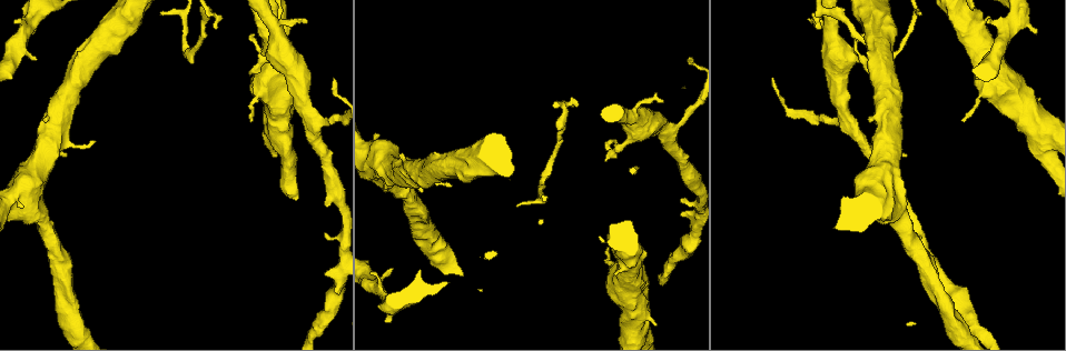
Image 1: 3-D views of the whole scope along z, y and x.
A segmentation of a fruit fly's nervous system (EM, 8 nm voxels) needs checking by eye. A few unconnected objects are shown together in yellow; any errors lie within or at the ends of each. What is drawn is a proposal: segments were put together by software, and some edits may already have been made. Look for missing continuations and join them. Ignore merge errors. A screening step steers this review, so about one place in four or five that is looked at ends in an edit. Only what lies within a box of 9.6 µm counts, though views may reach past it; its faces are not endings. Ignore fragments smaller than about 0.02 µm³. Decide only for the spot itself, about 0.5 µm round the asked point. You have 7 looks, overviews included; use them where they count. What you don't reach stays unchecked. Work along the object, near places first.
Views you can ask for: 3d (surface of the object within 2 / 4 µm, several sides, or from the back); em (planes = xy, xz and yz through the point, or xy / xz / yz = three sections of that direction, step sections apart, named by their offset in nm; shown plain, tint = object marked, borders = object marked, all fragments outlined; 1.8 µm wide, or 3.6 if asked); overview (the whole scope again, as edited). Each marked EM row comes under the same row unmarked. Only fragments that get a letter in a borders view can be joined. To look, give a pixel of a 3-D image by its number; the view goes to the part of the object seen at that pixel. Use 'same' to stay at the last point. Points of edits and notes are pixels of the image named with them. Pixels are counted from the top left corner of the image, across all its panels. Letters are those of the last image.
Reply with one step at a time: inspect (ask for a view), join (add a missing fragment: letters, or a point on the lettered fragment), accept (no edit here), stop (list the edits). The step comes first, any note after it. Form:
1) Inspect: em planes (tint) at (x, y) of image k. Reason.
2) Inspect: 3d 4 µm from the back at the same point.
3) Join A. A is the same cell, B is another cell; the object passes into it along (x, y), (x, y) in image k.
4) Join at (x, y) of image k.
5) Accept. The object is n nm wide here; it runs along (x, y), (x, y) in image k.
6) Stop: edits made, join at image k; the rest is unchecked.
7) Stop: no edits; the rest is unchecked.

Inspect: 3d 4 µm at (605, 161) of image 1. Free end.

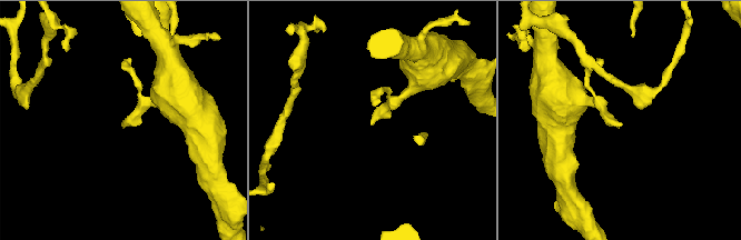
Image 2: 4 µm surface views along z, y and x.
Inspect: em planes (borders) at (122, 125) of image 2. Shape alone is not enough.

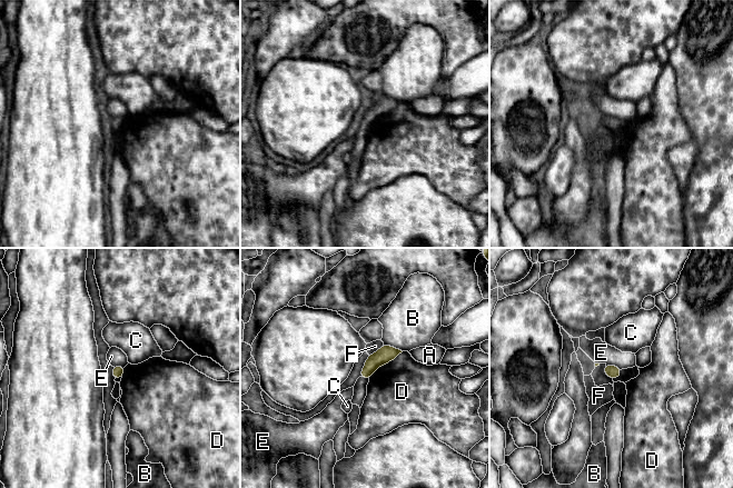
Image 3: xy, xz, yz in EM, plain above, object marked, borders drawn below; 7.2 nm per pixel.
Accept. A, B, C, D, E and F are other cells; a border runs along (403, 351), (380, 365), (369, 378) in image 3; no lettered fragment goes on from it.

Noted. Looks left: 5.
Inspect: 3d 4 µm at (905, 155) of image 1. Thick end.

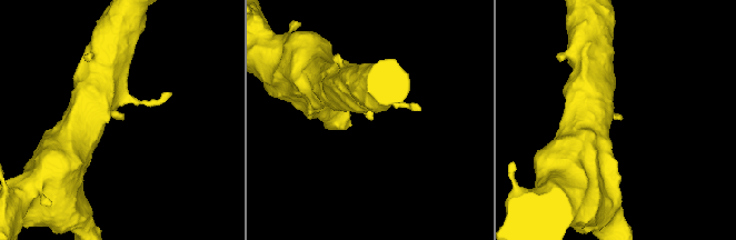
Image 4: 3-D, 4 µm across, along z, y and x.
Inspect: em 3.6 µm planes (borders) at (622, 118) of image 4. Shape alone is not enough.

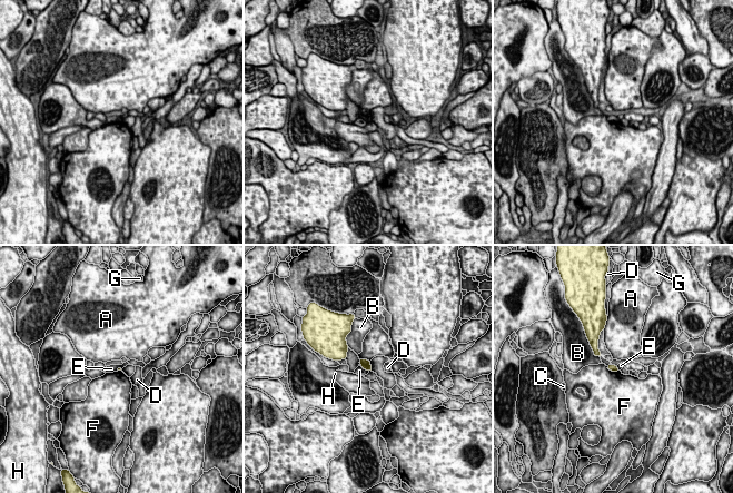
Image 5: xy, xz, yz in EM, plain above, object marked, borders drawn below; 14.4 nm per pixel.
Accept. A, B, C, D, E, F, G and H are other cells; a border runs along (362, 365), (368, 372) in image 5; no lettered fragment goes on from it.

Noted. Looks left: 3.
Inspect: 3d 4 µm from the back at (1034, 31) of image 1. An open end.

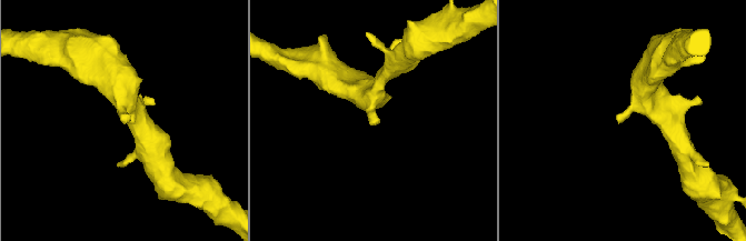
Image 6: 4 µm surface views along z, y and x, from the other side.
Inspect: em planes (borders) at (616, 119) of image 6. Shape alone is not enough.

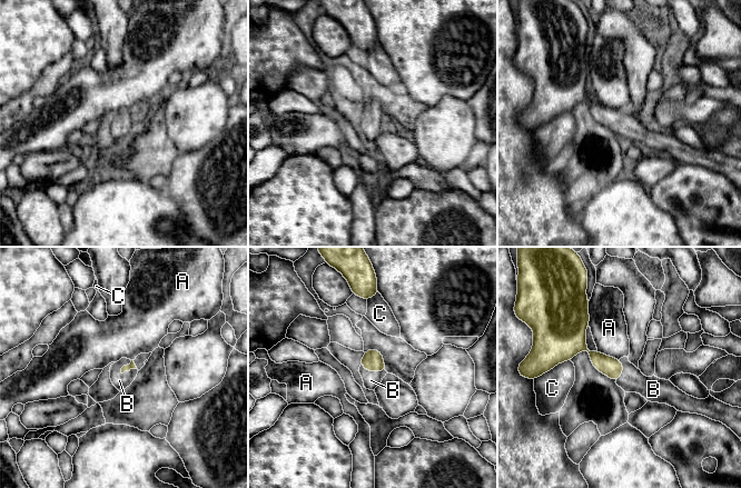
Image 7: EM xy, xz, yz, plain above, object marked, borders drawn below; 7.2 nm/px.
Join B. The longest contact is with C, 200 nm; B is the same cell, A and C are other cells; the object passes into it along (130, 366), (128, 370), (119, 380) in image 7; it goes on there.

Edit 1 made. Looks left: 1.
Stop: edits made, join at image 7; the rest is unchecked.

